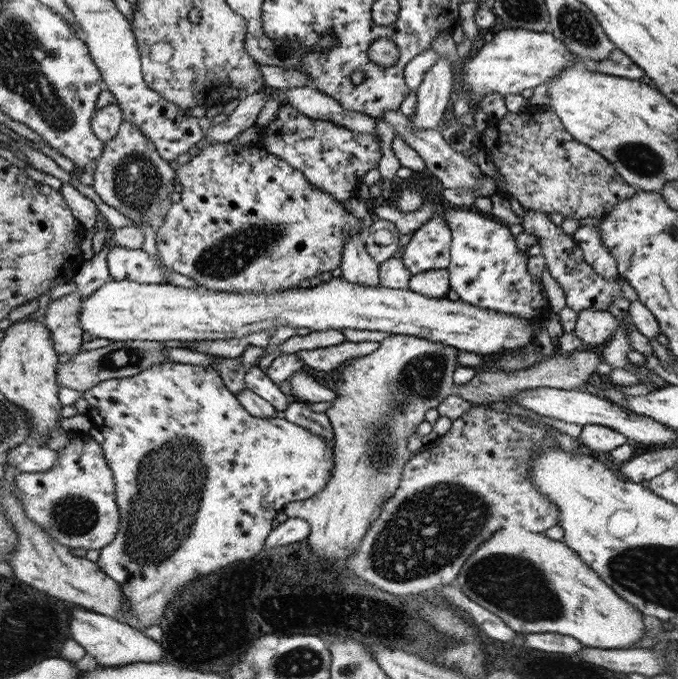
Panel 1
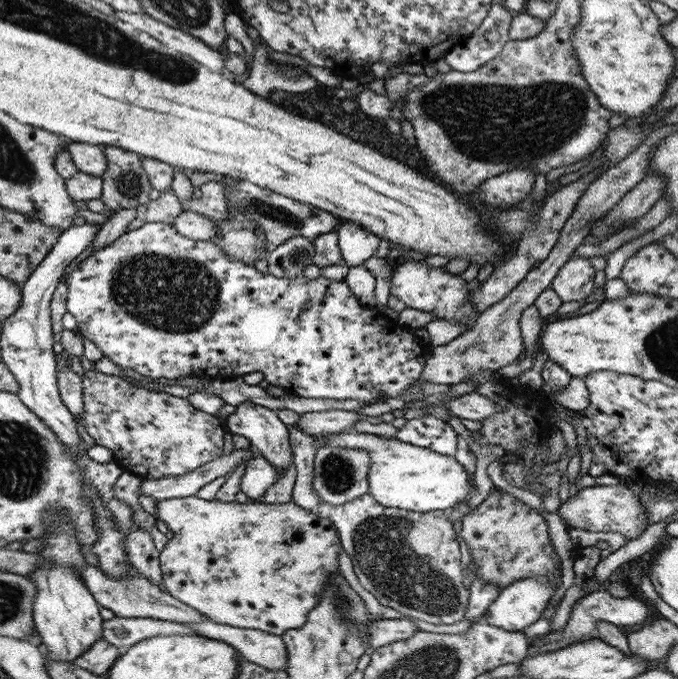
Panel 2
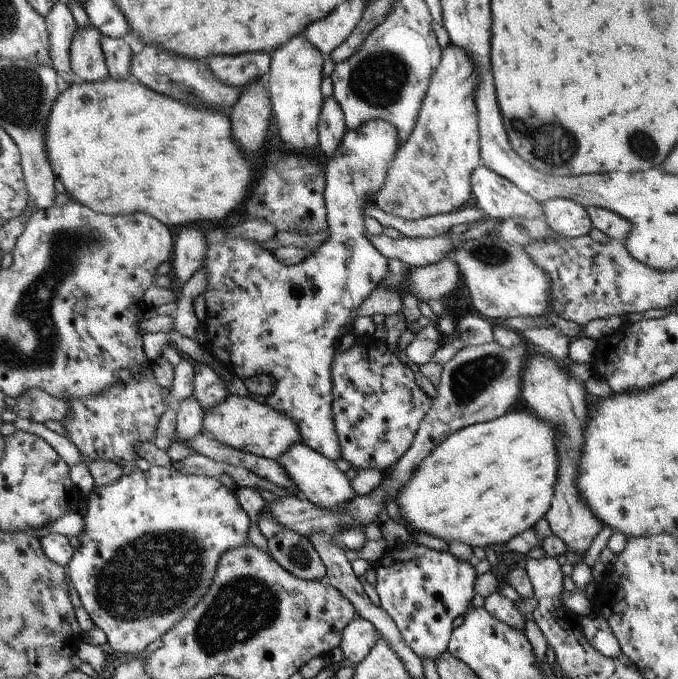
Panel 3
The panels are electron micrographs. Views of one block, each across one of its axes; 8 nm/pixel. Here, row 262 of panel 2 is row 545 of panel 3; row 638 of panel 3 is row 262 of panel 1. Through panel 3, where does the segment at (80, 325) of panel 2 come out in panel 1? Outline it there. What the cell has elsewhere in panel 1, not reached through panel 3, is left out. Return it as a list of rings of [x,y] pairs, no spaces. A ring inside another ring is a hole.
[[[110,245],[106,251],[106,265],[108,275],[113,280],[128,280],[148,285],[166,283],[157,261],[140,248]]]

